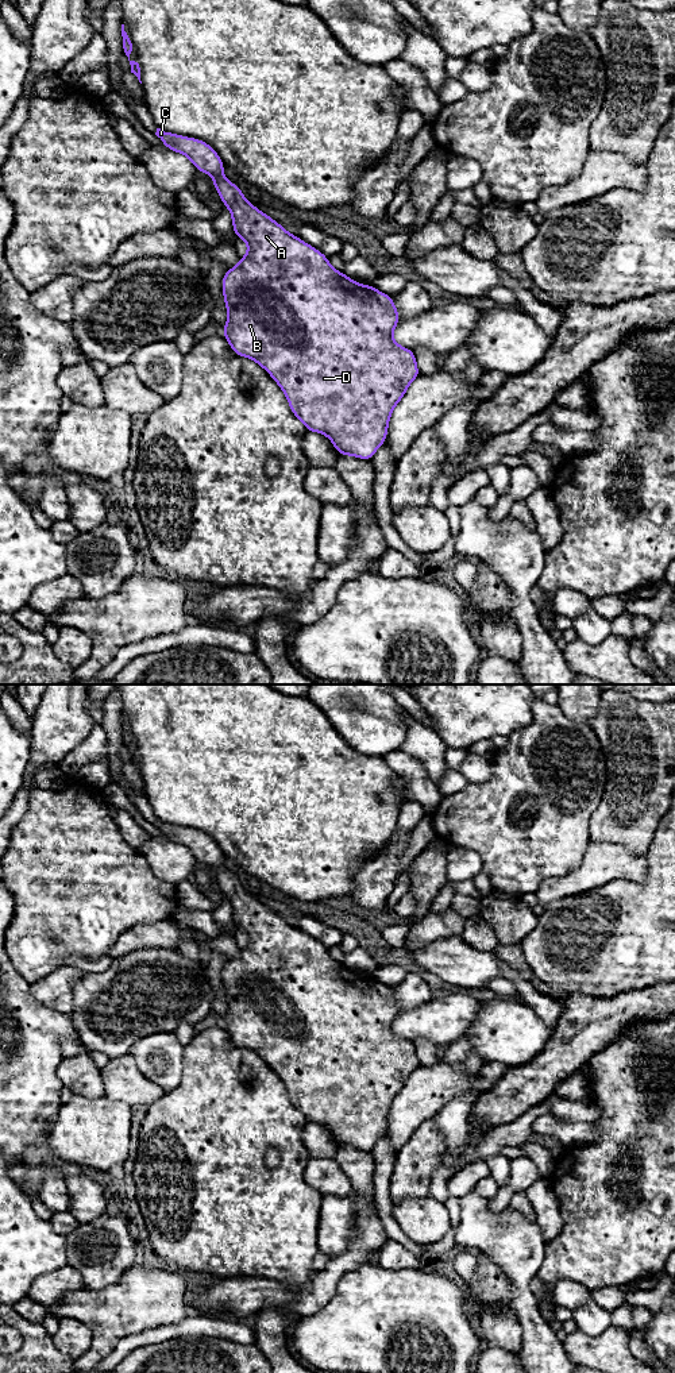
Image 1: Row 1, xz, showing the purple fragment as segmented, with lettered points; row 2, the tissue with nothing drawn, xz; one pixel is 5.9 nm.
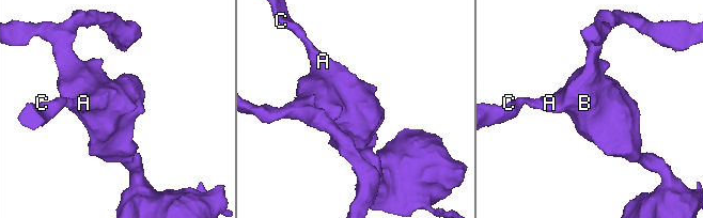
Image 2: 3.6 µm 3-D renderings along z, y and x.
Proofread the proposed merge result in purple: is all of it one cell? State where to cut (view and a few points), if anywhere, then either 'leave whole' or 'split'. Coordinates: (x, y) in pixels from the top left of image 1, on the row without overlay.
no cut | leave whole

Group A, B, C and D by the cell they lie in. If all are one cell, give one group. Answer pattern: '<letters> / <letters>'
A B C D

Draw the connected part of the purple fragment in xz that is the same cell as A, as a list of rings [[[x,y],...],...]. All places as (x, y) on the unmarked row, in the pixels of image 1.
[[[157,819],[155,826],[165,838],[186,846],[197,861],[215,869],[212,875],[232,906],[235,926],[248,936],[247,945],[239,950],[236,959],[225,963],[221,972],[228,1004],[223,1027],[232,1042],[252,1050],[271,1067],[286,1087],[290,1102],[305,1115],[308,1123],[328,1127],[339,1146],[371,1152],[386,1131],[394,1098],[420,1067],[414,1042],[393,1031],[393,1022],[400,1013],[393,990],[335,961],[323,944],[251,896],[240,879],[224,868],[225,856],[208,834],[161,819]]]

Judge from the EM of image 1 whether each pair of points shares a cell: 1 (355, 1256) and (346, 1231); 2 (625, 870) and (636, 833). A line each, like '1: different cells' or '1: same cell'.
1: different cells
2: different cells

